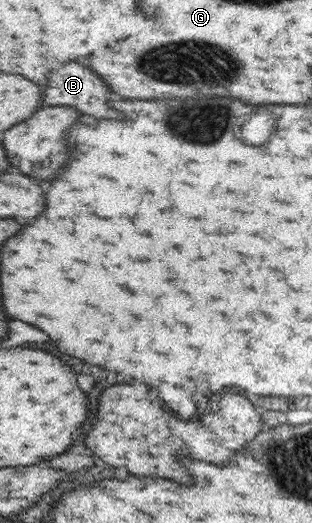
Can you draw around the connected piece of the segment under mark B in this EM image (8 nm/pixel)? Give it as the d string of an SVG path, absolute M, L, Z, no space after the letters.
M61 63L53 67L49 87L43 97L43 106L71 106L82 114L91 115L99 120L102 119L123 119L123 113L111 109L107 103L116 97L112 87L97 75L89 67L79 63Z

